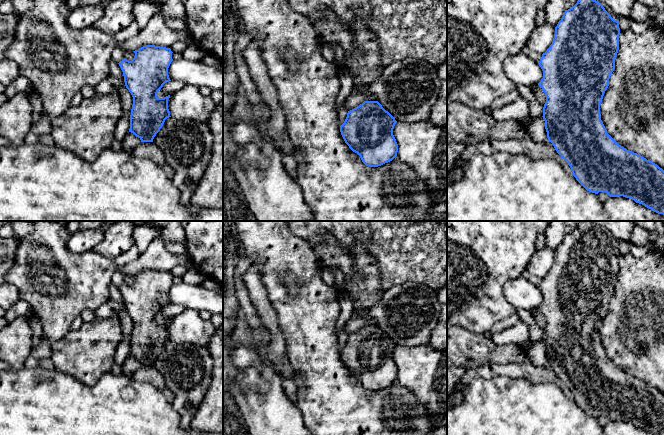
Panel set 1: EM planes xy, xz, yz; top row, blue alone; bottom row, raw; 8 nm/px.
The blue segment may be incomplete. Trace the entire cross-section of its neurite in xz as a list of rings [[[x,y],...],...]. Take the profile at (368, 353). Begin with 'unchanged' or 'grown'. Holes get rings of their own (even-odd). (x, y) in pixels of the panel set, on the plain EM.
unchanged | [[[364,325],[348,335],[340,356],[366,390],[378,391],[397,380],[398,368],[393,359],[396,347],[378,325]]]

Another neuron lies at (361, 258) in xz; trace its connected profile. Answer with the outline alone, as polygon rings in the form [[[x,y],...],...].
[[[362,245],[353,247],[349,252],[349,256],[352,259],[354,268],[374,266],[376,263],[376,259],[366,249],[364,249]]]

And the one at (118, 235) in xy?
[[[111,221],[104,227],[104,239],[94,251],[105,257],[115,258],[135,243],[133,231],[137,221]]]

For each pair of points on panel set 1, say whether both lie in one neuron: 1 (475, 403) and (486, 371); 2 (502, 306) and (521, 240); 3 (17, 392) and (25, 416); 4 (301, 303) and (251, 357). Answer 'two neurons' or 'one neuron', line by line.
1: two neurons
2: one neuron
3: one neuron
4: two neurons

